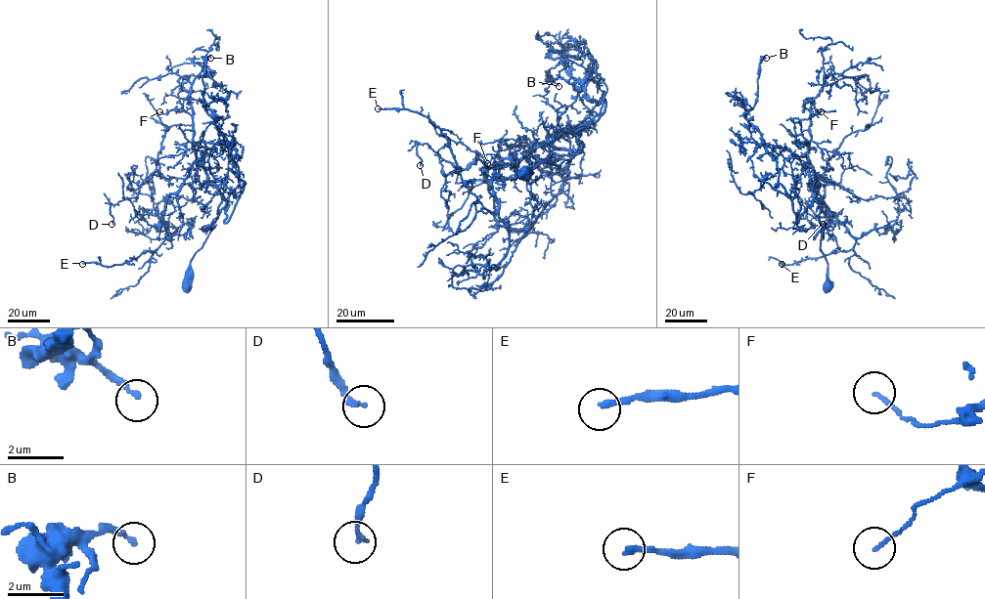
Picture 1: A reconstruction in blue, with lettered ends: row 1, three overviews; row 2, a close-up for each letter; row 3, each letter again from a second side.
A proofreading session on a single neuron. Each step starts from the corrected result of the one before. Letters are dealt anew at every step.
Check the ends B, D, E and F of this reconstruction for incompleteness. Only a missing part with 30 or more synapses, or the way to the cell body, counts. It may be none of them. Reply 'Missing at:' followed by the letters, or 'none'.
Missing at: E

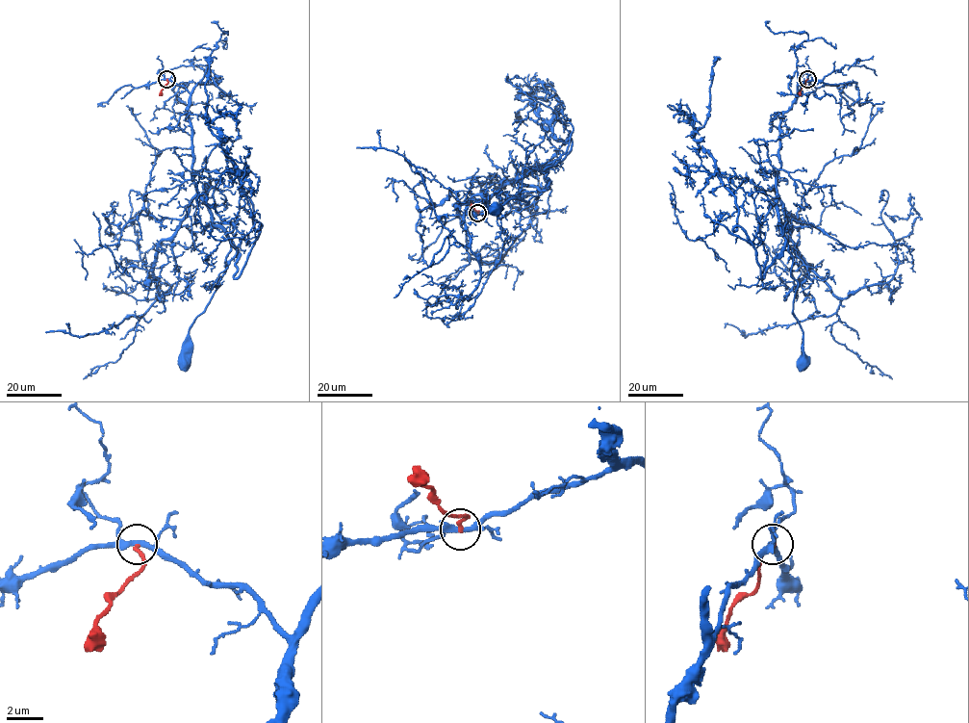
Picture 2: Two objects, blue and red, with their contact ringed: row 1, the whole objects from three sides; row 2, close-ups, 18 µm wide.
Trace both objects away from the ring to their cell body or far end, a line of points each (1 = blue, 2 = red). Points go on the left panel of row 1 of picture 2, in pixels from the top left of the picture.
1: (167, 79), (190, 94), (192, 183), (231, 245), (224, 273), (189, 332), (185, 363)
2: (167, 79), (167, 83), (159, 95)

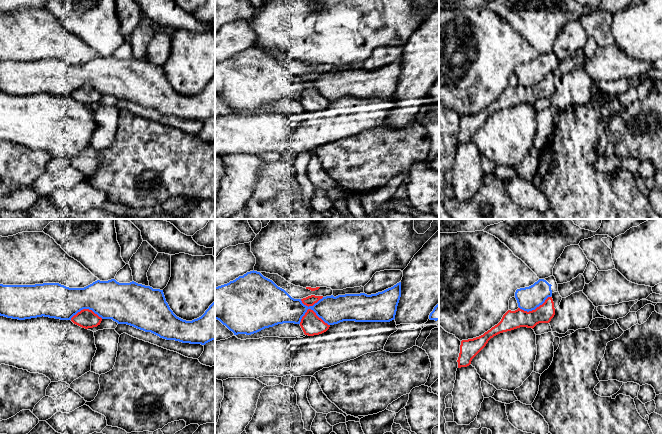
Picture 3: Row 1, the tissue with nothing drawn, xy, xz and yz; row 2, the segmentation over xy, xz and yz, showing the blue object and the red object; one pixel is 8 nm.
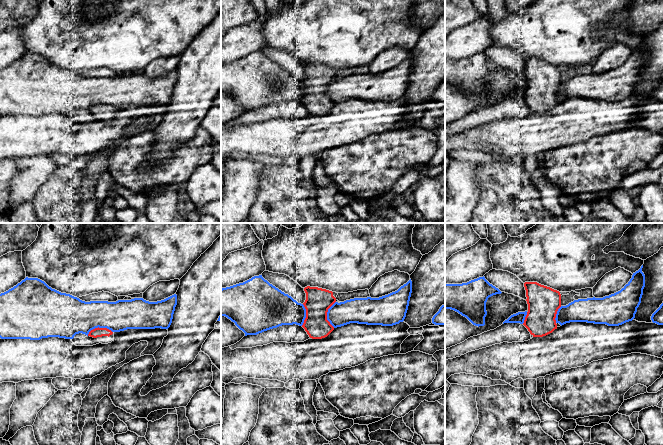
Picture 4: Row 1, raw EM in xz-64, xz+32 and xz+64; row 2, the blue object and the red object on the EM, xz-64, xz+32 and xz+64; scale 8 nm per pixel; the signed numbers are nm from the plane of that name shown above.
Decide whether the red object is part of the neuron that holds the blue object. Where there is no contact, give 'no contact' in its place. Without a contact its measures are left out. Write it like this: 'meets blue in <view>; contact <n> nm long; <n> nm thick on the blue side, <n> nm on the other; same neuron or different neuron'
meets blue in xz; contact 320 nm long; 220 nm thick on the blue side, 170 nm on the other; different neuron

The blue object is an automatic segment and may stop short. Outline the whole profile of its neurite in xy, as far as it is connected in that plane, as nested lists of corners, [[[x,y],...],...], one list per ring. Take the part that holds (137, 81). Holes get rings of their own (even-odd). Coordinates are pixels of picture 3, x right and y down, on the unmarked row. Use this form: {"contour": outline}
{"contour": [[[97,56],[84,64],[69,64],[59,59],[0,60],[0,92],[18,96],[42,92],[71,96],[83,85],[166,116],[201,121],[215,116],[215,77],[201,93],[186,97],[170,85],[163,66],[134,57]]]}

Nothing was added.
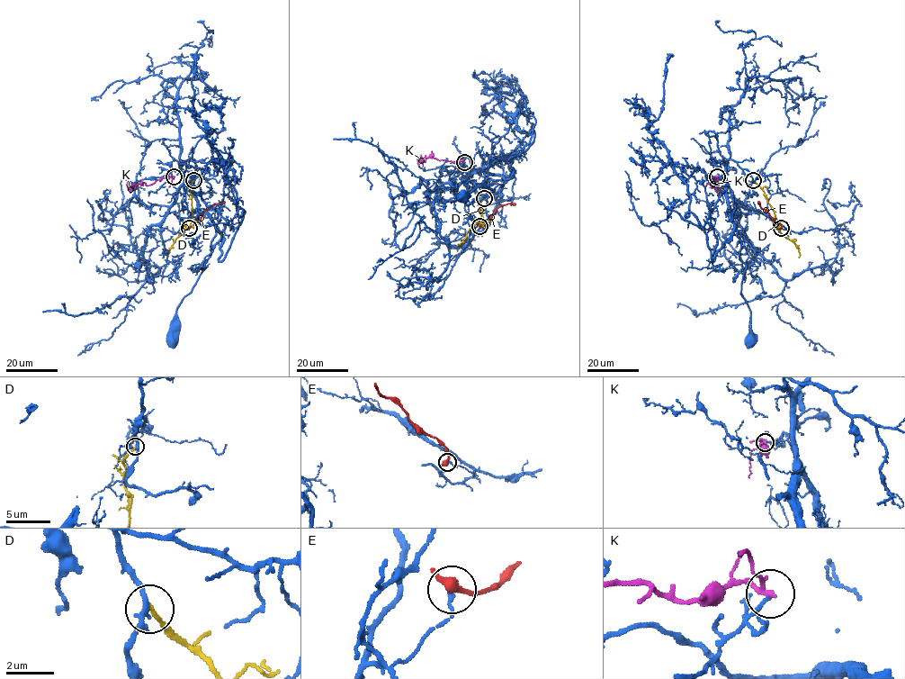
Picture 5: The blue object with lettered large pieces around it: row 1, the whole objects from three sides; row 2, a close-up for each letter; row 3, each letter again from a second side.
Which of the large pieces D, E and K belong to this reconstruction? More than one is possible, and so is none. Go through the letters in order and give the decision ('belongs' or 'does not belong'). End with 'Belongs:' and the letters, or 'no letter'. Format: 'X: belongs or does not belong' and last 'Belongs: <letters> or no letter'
D: does not belong
E: does not belong
K: does not belong
Belongs: no letter

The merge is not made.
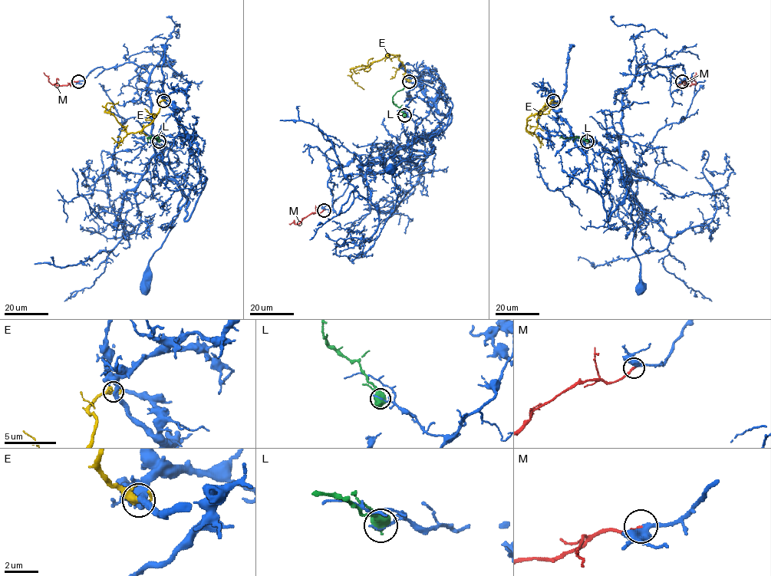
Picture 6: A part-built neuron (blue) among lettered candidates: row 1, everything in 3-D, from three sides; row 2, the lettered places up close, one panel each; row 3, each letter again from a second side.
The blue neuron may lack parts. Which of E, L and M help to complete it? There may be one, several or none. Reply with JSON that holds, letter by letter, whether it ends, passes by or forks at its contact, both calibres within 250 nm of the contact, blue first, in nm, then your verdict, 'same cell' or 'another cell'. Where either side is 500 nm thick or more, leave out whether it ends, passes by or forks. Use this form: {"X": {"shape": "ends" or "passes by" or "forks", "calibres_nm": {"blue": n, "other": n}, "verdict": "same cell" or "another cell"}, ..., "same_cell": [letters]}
{"E": {"shape": "forks", "calibres_nm": {"blue": 380, "other": 280}, "verdict": "another cell"}, "L": {"calibres_nm": {"blue": 100, "other": 800}, "verdict": "another cell"}, "M": {"shape": "ends", "calibres_nm": {"blue": 360, "other": 220}, "verdict": "same cell"}, "same_cell": ["M"]}

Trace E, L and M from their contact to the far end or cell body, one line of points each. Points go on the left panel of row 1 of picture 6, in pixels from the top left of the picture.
E: (163, 100), (153, 120), (135, 133), (126, 133), (105, 111), (107, 103), (118, 101)
L: (159, 141), (154, 137), (146, 137), (159, 137)
M: (78, 80), (64, 85), (51, 84), (44, 73)

